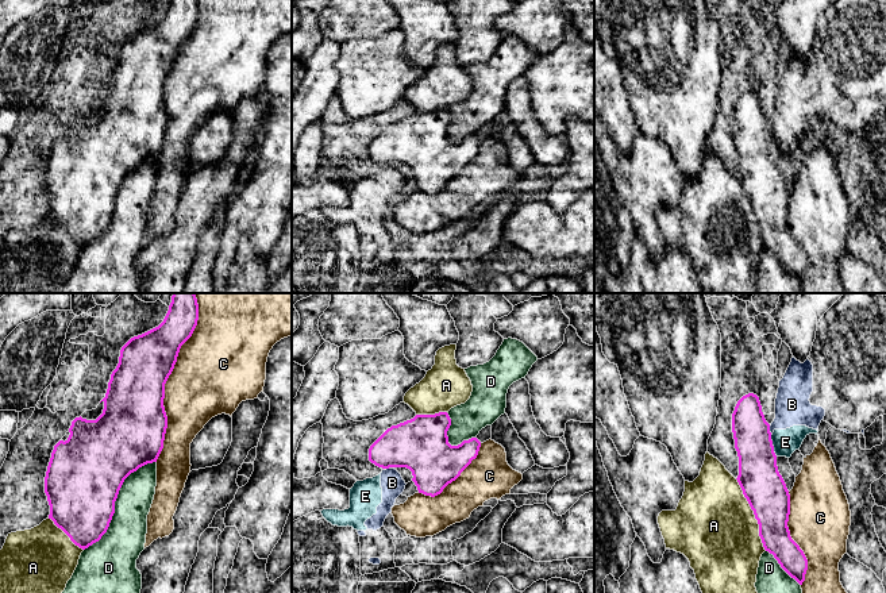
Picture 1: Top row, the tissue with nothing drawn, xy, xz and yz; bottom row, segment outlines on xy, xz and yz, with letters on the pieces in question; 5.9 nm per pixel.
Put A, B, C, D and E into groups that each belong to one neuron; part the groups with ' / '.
A / B E / C / D

